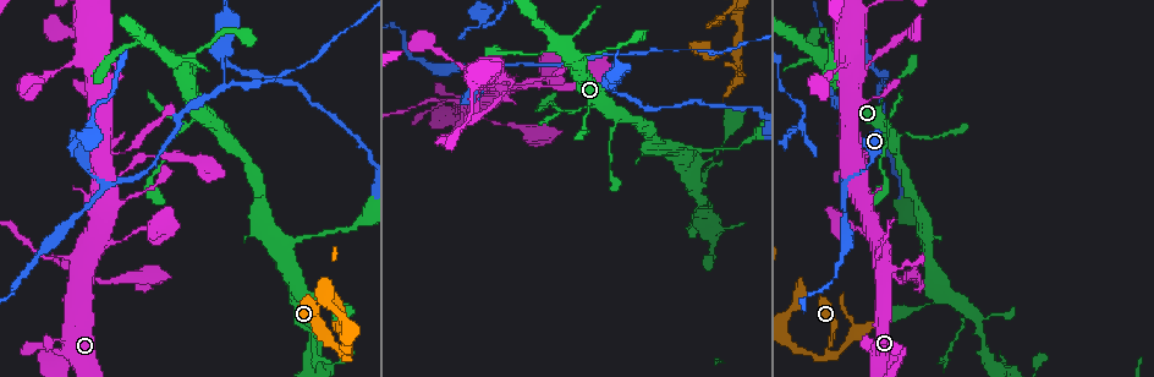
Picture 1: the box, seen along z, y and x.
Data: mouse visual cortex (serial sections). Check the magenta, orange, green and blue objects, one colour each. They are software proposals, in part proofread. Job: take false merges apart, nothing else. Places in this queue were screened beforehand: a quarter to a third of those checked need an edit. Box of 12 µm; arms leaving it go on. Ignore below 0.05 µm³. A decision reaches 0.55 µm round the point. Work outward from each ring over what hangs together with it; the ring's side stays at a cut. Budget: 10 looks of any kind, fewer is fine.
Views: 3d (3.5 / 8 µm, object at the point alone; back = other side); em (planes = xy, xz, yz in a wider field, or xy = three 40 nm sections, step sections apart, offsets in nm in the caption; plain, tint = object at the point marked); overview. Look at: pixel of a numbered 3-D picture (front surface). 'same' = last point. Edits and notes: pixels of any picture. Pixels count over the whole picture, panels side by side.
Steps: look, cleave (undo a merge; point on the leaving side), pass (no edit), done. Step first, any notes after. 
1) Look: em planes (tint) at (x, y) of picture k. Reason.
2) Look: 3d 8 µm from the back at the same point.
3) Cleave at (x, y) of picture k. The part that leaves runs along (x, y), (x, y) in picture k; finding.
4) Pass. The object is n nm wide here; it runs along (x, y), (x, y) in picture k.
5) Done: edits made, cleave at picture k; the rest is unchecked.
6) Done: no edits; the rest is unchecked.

Look: 3d 8 µm at (886, 140) of picture 1.

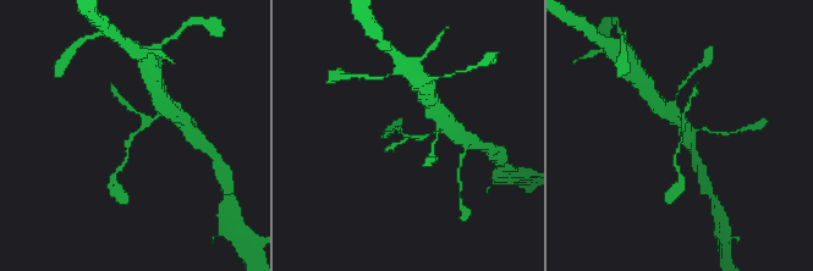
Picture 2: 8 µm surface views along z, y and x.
Look: em xy step 2 (tint) at (132, 134) of picture 2.

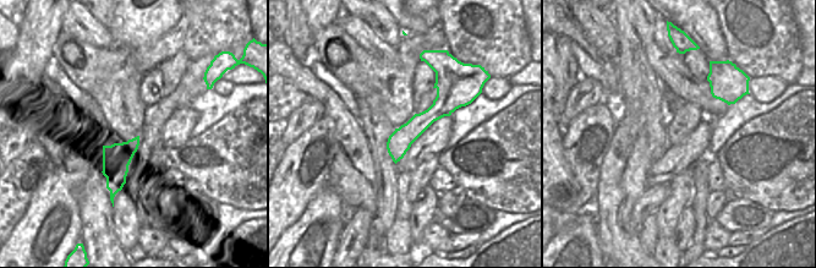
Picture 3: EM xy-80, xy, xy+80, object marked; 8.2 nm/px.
Pass. It runs along (163, 114), (131, 139), (121, 166) in picture 2; continuous, no second cell.

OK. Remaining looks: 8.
Look: 3d 3.5 µm from the back at (343, 353) of picture 1. A fork.

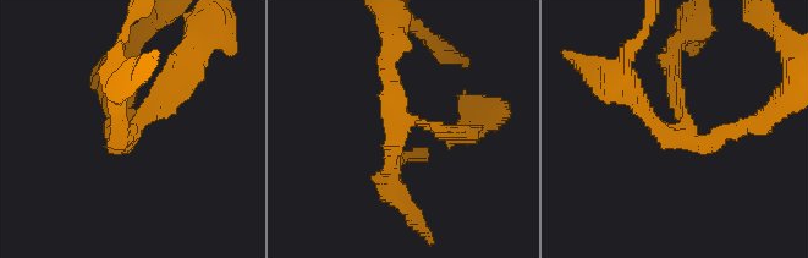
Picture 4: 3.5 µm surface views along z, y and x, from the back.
Look: em xy step 1 (tint) at (407, 121) of picture 4. Shape alone is not enough.

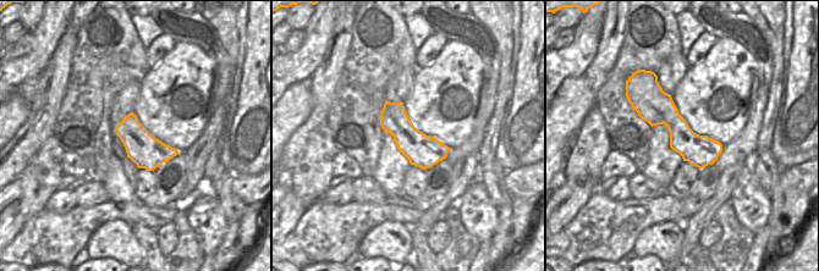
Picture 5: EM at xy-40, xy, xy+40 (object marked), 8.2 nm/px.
Look: em xy step 5 (tint) at the same point.

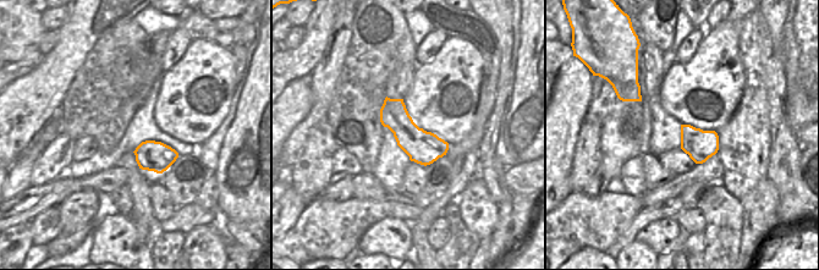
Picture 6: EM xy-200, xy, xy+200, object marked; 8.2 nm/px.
Pass. The object is 280 nm wide here; it runs along (462, 132), (399, 116), (388, 58) in picture 4; continuous, no second cell.

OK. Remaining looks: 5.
Look: 3d 3.5 µm at (90, 274) of picture 1.

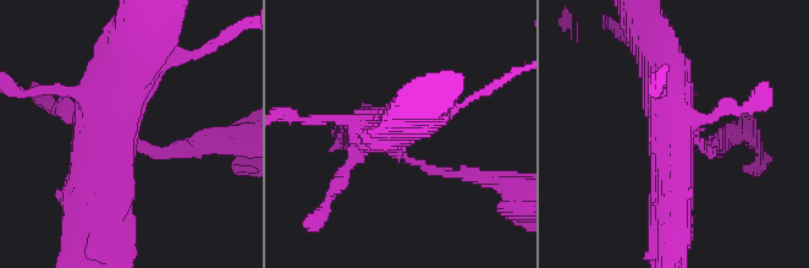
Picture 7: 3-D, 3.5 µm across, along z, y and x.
Look: em xy step 5 (tint) at (694, 133) of picture 7.

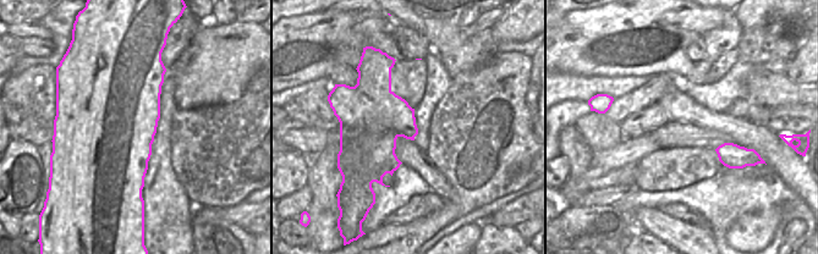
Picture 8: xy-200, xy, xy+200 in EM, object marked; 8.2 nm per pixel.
Look: em xy step 3 (tint) at the same point.

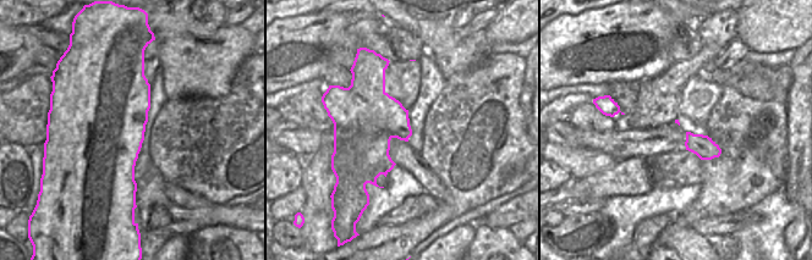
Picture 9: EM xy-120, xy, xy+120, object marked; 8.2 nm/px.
Pass. It runs along (100, 212), (108, 125), (142, 54) in picture 7; continuous, no second cell.

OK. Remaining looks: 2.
Look: 3d 3.5 µm at (264, 235) of picture 1. Branch point.

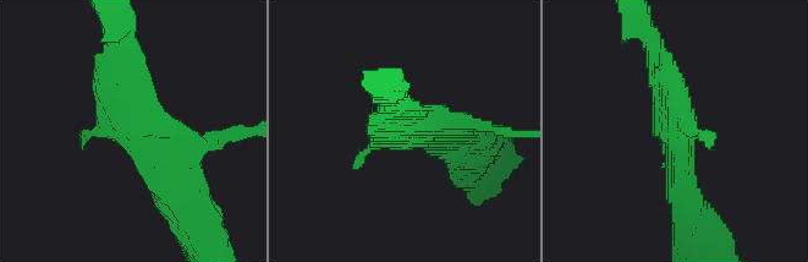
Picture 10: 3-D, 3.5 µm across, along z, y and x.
Pass. It runs along (124, 52), (124, 104), (176, 198) in picture 10; one cell here.

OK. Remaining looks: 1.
Done: no edits; the rest is unchecked.

